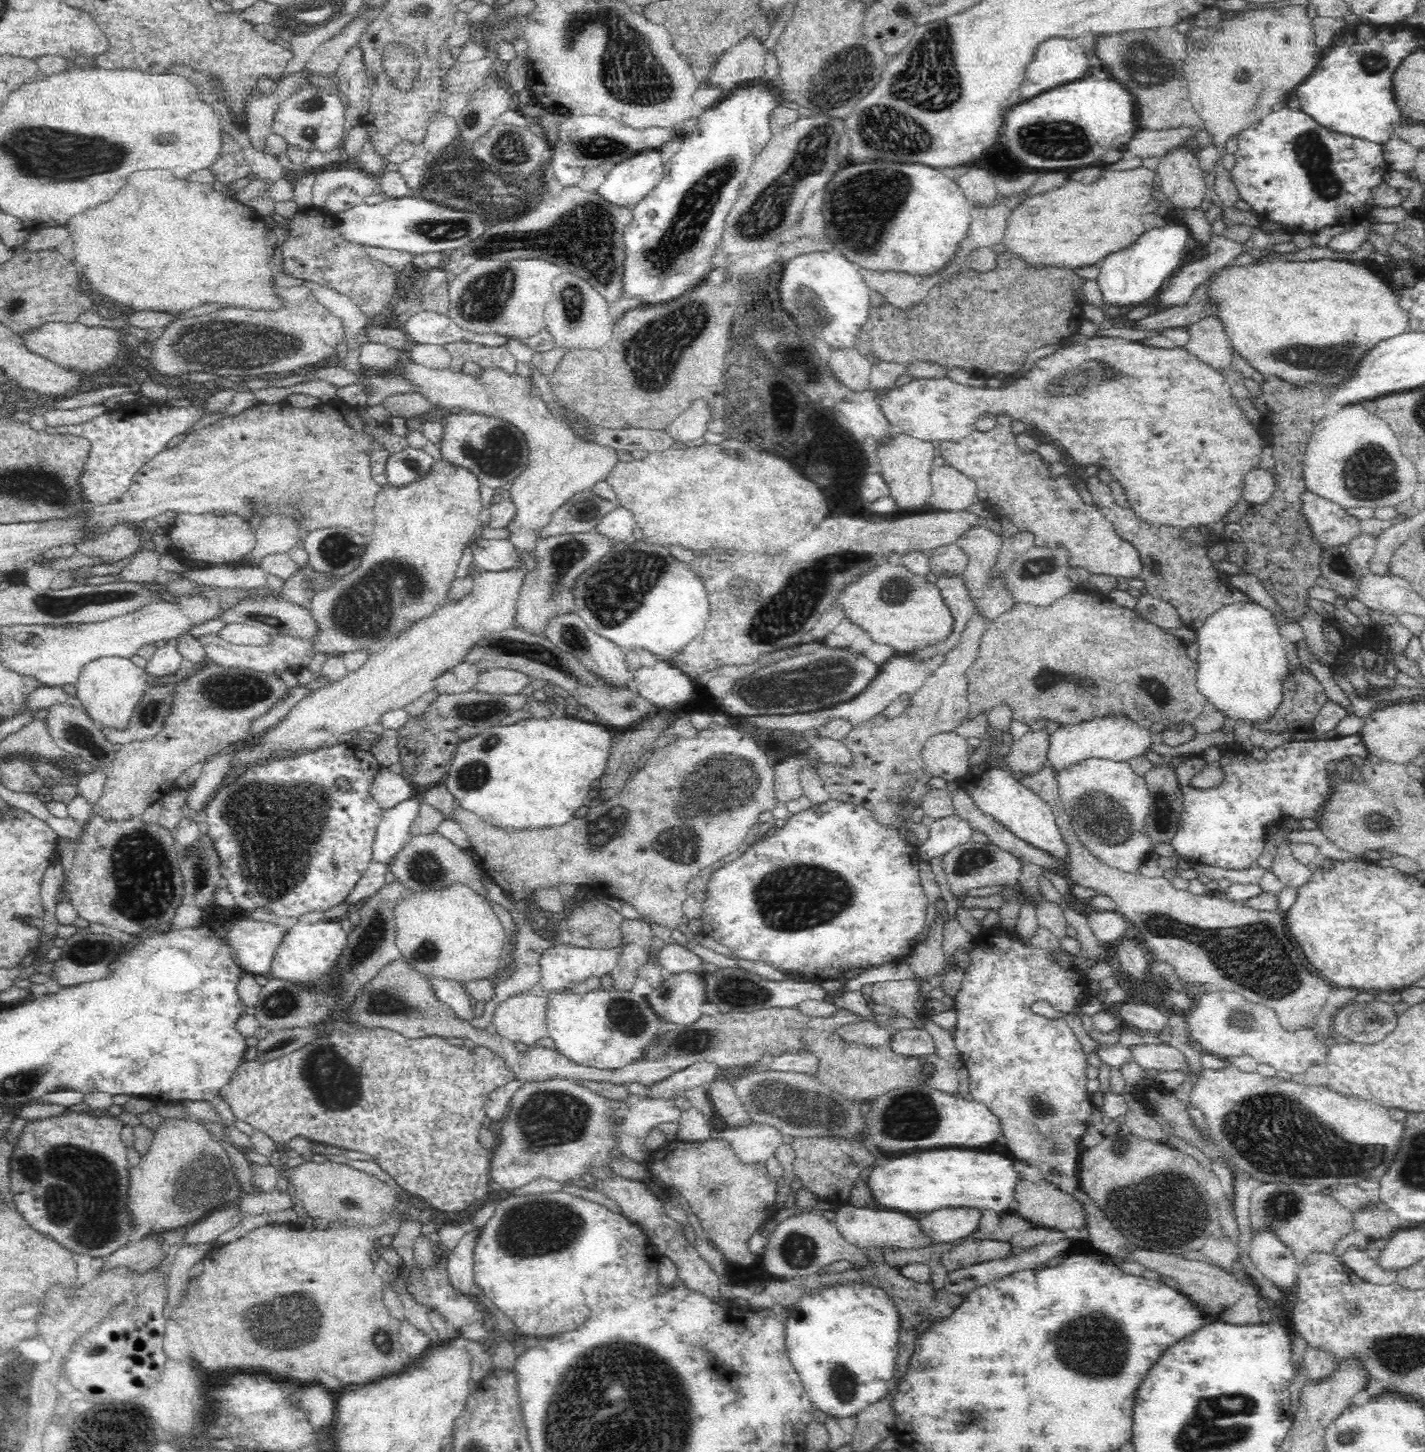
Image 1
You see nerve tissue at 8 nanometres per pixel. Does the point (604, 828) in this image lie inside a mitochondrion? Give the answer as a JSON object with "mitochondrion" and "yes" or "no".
{"mitochondrion":"yes"}

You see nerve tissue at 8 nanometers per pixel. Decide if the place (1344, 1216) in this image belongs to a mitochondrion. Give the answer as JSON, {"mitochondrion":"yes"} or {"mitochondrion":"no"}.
{"mitochondrion":"no"}

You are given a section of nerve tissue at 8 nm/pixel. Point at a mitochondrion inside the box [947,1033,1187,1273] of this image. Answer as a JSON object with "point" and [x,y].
{"point":[1041,1108]}

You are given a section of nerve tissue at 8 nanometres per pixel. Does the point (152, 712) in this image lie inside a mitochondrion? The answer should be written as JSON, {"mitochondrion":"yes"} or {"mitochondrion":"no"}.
{"mitochondrion":"yes"}

